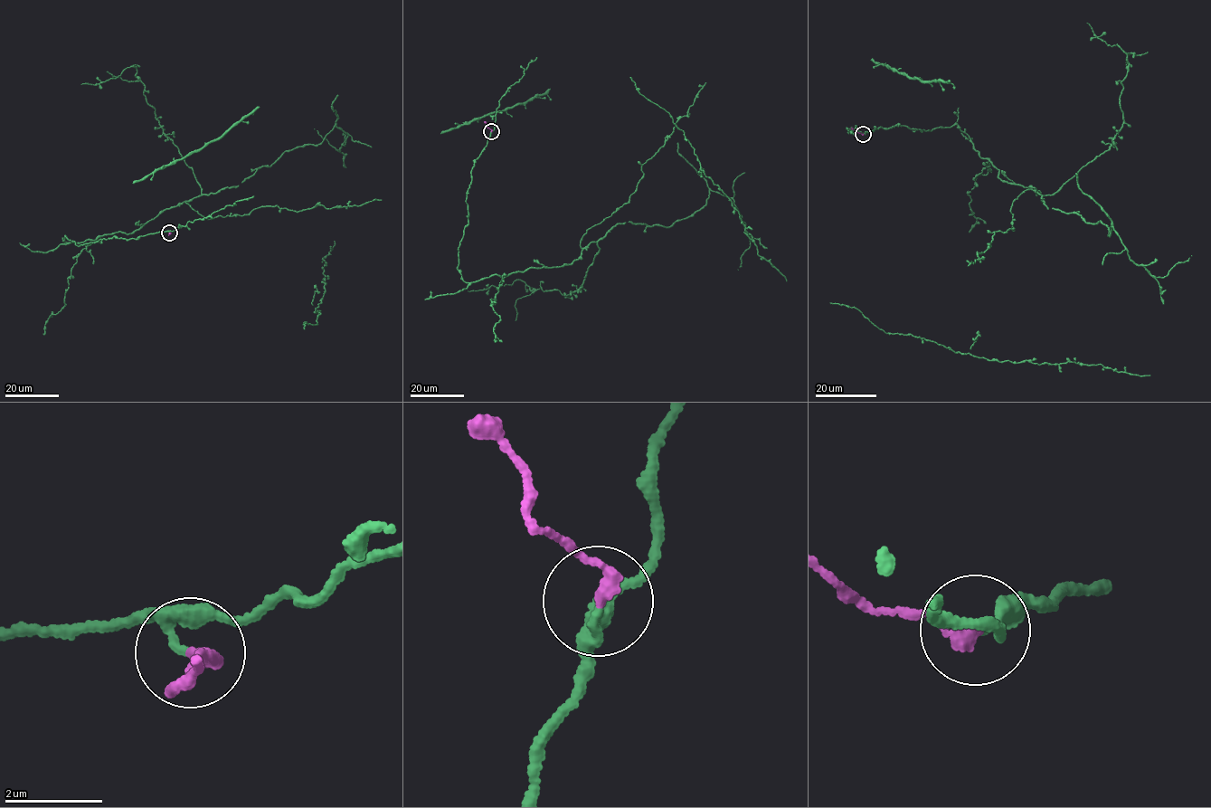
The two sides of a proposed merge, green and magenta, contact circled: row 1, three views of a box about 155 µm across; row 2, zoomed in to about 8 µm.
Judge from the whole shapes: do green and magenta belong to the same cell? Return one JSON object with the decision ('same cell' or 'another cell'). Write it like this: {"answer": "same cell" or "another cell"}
{"answer": "same cell"}

